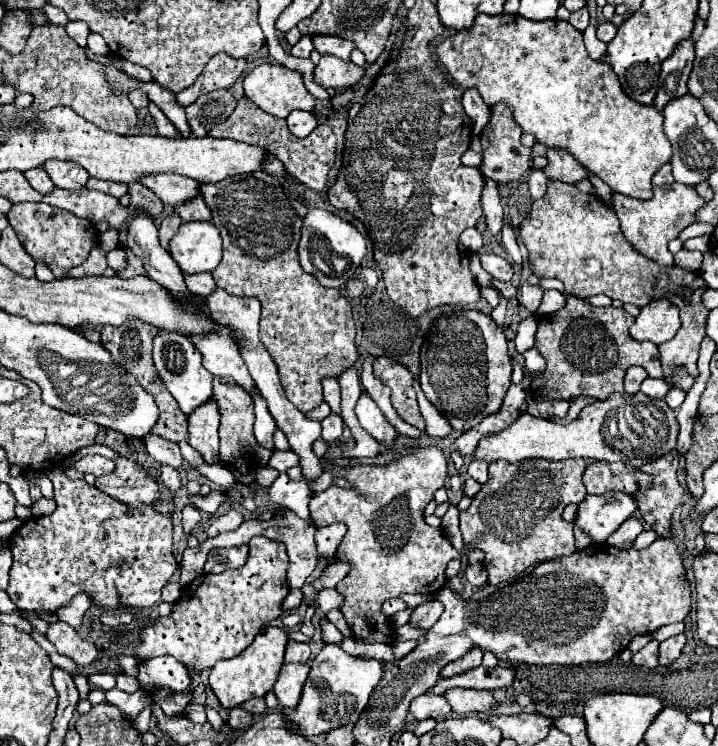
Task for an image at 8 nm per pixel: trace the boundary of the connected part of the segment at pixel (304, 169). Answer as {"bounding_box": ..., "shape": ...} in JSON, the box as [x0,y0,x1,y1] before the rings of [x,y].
{"bounding_box":[209,96,335,192],"shape":[[[245,96],[237,102],[237,108],[231,112],[227,122],[215,126],[209,132],[209,136],[231,138],[231,140],[237,140],[237,142],[263,146],[263,150],[281,158],[281,162],[285,164],[289,174],[293,174],[299,182],[307,184],[315,192],[321,192],[327,186],[327,176],[329,176],[329,172],[335,164],[335,134],[333,134],[329,124],[319,124],[307,138],[295,138],[287,130],[285,120],[269,116],[267,112],[263,112],[259,106],[255,106]]]}

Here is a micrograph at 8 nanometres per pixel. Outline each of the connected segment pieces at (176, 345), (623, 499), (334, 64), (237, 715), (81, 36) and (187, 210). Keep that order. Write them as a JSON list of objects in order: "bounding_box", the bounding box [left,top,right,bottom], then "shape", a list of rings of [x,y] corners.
[{"bounding_box":[153,332,213,414],"shape":[[[159,332],[153,340],[153,362],[157,368],[157,374],[169,394],[177,400],[179,408],[189,414],[203,402],[207,402],[213,396],[213,376],[203,368],[201,354],[195,350],[193,342],[185,334],[177,332]]]},{"bounding_box":[573,492,635,544],"shape":[[[607,492],[601,496],[587,496],[577,504],[573,524],[579,526],[595,544],[603,544],[633,512],[635,498],[621,492]]]},{"bounding_box":[313,56,365,88],"shape":[[[321,56],[315,66],[313,80],[323,88],[349,88],[357,84],[365,74],[363,66],[355,66],[353,62],[339,60],[335,56]]]},{"bounding_box":[227,706,253,730],"shape":[[[237,706],[237,708],[233,708],[231,712],[229,712],[229,718],[227,718],[227,724],[233,728],[233,730],[247,730],[251,724],[253,724],[253,714],[251,712],[247,712],[247,710],[243,710],[241,706]]]},{"bounding_box":[65,20,89,46],"shape":[[[81,20],[69,22],[69,24],[65,26],[65,30],[67,30],[67,34],[69,34],[69,36],[79,44],[79,46],[87,46],[89,28],[87,28],[87,24],[85,24],[85,22],[81,22]]]},{"bounding_box":[175,198,211,222],"shape":[[[193,198],[181,206],[175,206],[175,212],[183,218],[183,222],[201,222],[201,220],[211,220],[211,210],[207,210],[207,204],[203,198]]]}]

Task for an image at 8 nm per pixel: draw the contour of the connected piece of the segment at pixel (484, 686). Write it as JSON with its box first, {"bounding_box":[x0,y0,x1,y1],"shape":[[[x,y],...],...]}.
{"bounding_box":[433,666,515,694],"shape":[[[477,666],[475,670],[469,670],[465,674],[447,678],[447,680],[437,680],[433,686],[435,694],[443,694],[449,688],[477,688],[477,690],[497,690],[497,688],[509,688],[515,680],[515,668],[509,666],[495,666],[495,668],[485,668]]]}

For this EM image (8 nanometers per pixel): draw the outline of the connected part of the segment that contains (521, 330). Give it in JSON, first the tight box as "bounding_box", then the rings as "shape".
{"bounding_box":[515,316,537,352],"shape":[[[529,316],[525,318],[519,328],[517,328],[517,336],[515,336],[515,348],[517,352],[525,352],[527,348],[533,348],[533,338],[537,332],[537,318]]]}

